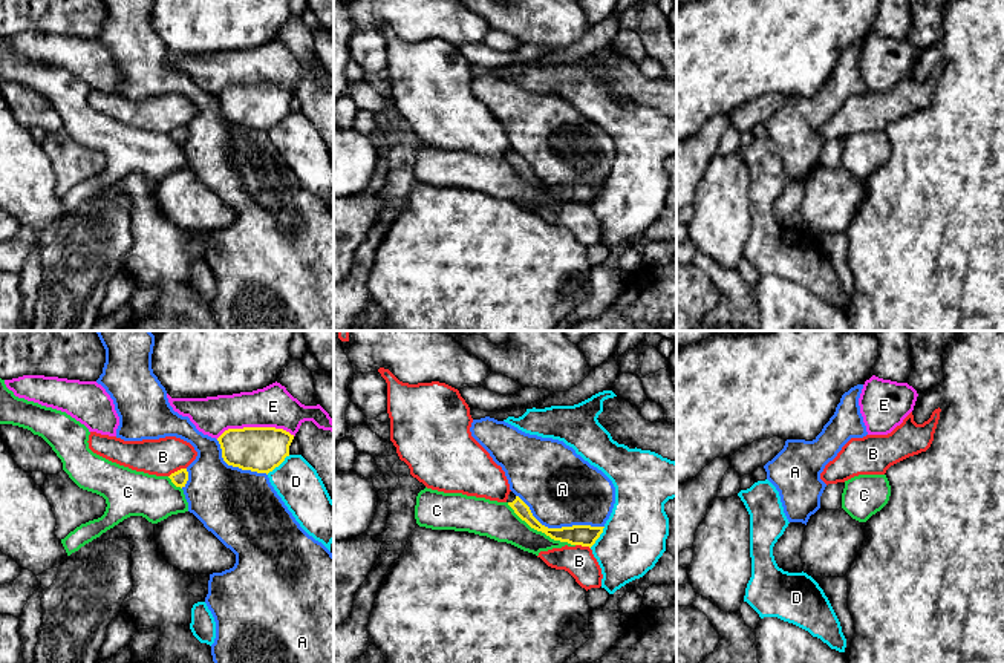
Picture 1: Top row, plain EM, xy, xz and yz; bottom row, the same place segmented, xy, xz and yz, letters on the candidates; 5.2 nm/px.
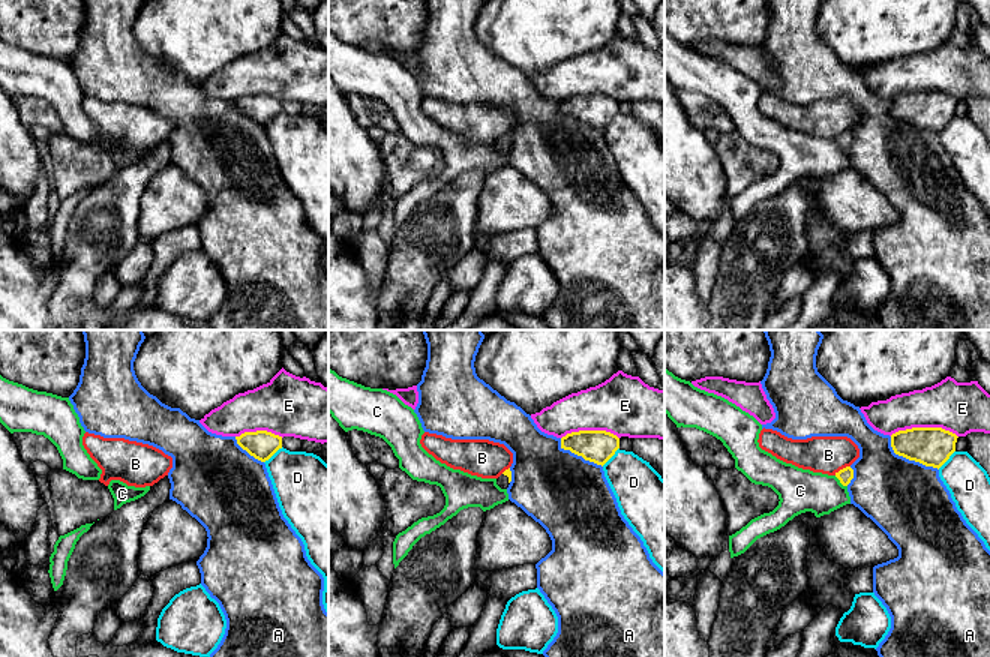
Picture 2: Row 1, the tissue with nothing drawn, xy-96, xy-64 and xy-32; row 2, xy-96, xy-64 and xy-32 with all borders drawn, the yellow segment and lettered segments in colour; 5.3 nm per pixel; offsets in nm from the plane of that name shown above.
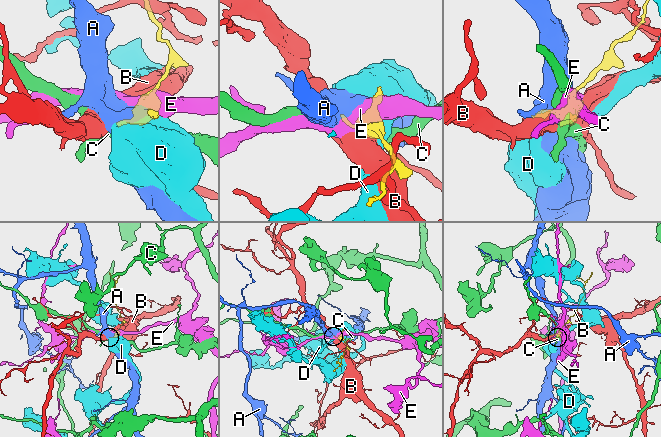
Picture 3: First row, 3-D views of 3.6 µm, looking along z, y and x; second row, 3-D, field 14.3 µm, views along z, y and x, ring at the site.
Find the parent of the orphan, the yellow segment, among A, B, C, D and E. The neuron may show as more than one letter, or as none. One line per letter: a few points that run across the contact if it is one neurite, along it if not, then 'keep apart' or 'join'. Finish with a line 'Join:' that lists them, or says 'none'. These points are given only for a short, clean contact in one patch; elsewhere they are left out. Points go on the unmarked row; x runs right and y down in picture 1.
A: keep apart
B: keep apart
C: xz (507, 160), (531, 184), (574, 202) | keep apart
D: keep apart
E: keep apart
Join: none

